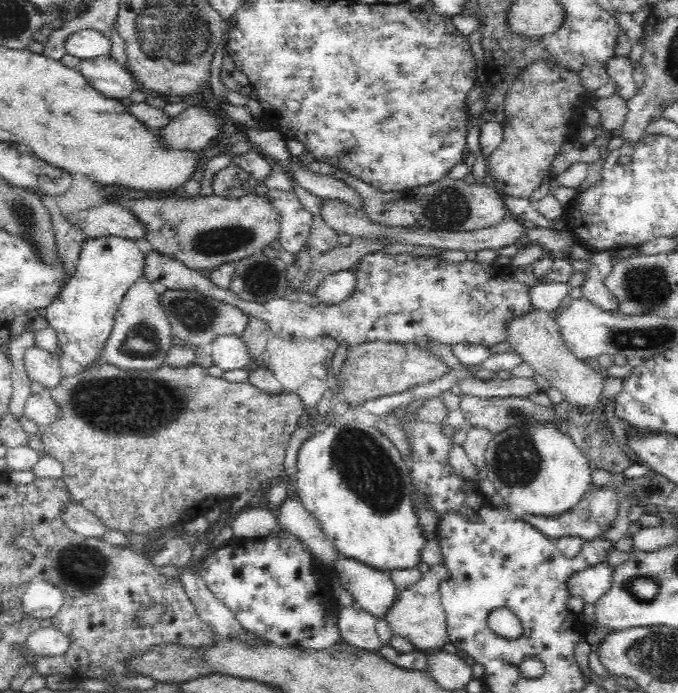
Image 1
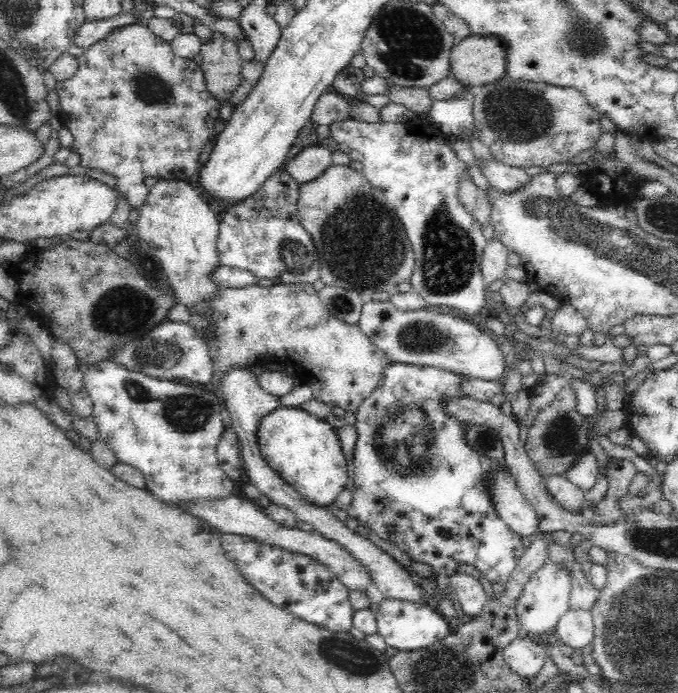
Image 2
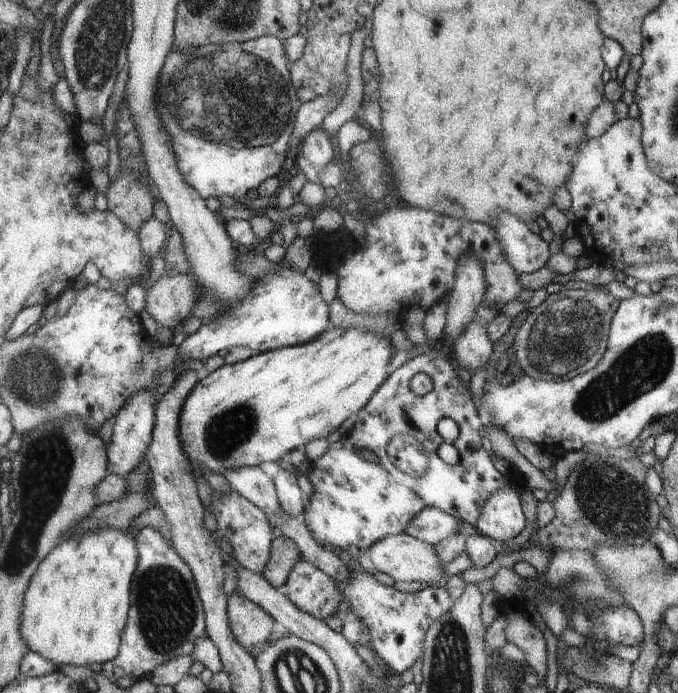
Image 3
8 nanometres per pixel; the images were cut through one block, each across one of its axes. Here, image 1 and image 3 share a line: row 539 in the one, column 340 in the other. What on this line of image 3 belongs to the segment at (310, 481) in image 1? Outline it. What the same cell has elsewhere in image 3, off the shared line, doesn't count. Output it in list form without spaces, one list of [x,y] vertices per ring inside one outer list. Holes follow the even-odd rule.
[[[333,326],[309,344],[263,352],[239,364],[225,364],[213,374],[205,374],[185,402],[185,412],[181,416],[181,438],[185,450],[199,470],[211,468],[219,474],[243,466],[257,468],[261,462],[279,464],[281,460],[287,460],[295,448],[301,450],[315,438],[327,440],[337,432],[343,420],[357,416],[357,412],[365,408],[377,388],[387,380],[393,356],[391,334],[379,336],[359,328],[347,330]]]

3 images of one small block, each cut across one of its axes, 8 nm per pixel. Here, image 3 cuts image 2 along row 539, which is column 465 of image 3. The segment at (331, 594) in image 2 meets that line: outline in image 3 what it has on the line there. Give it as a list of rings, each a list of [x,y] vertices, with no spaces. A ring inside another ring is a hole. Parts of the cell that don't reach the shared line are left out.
[[[391,208],[383,210],[371,224],[365,222],[365,232],[367,238],[361,250],[347,246],[339,268],[339,298],[359,314],[393,312],[403,318],[413,304],[425,310],[433,308],[453,290],[457,262],[465,252],[479,254],[485,262],[485,300],[493,310],[501,312],[503,304],[517,300],[523,288],[517,270],[505,260],[503,248],[489,224],[455,220],[423,208]]]

